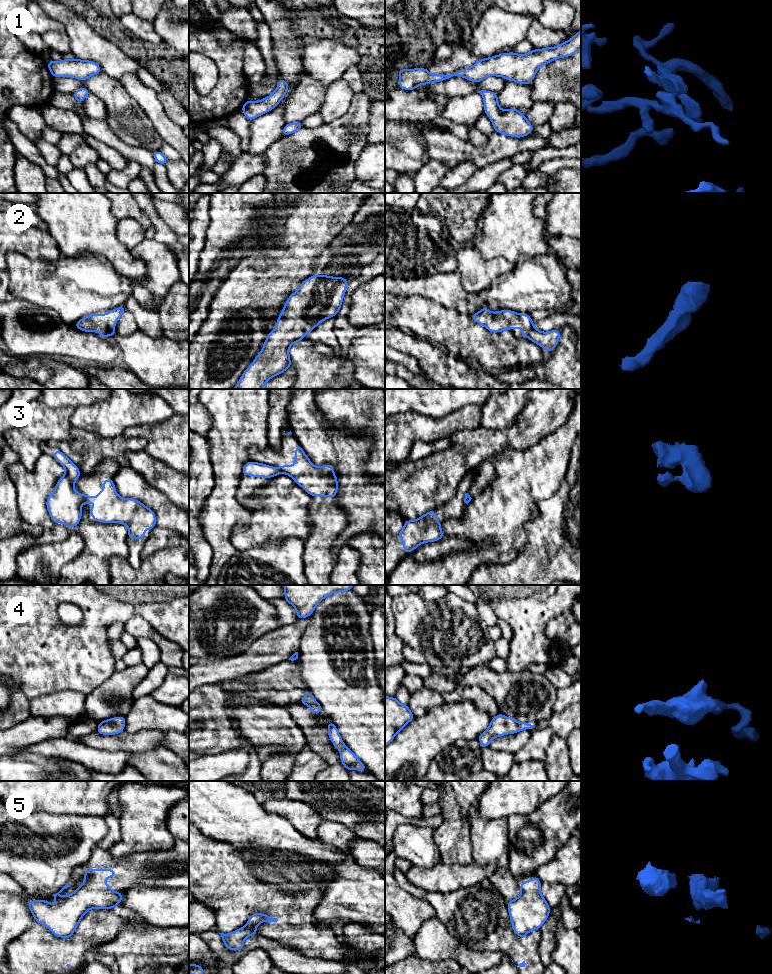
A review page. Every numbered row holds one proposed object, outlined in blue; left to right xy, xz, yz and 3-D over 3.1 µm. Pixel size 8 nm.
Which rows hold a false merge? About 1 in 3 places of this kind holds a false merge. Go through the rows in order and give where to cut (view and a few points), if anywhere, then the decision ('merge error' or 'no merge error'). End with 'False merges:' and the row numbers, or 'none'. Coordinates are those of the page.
1: no cut | no merge error
2: no cut | no merge error
3: xy (81, 495), (83, 502) | merge error
4: no cut | no merge error
5: xz (265, 914), (263, 920) | merge error
False merges: 3, 5

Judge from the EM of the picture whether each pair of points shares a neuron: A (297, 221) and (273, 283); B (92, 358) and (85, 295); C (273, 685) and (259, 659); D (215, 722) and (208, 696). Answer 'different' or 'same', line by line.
A: same
B: different
C: different
D: same

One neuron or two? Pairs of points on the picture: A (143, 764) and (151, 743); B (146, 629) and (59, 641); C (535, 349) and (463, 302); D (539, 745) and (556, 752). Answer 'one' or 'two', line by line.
A: two
B: two
C: two
D: two

